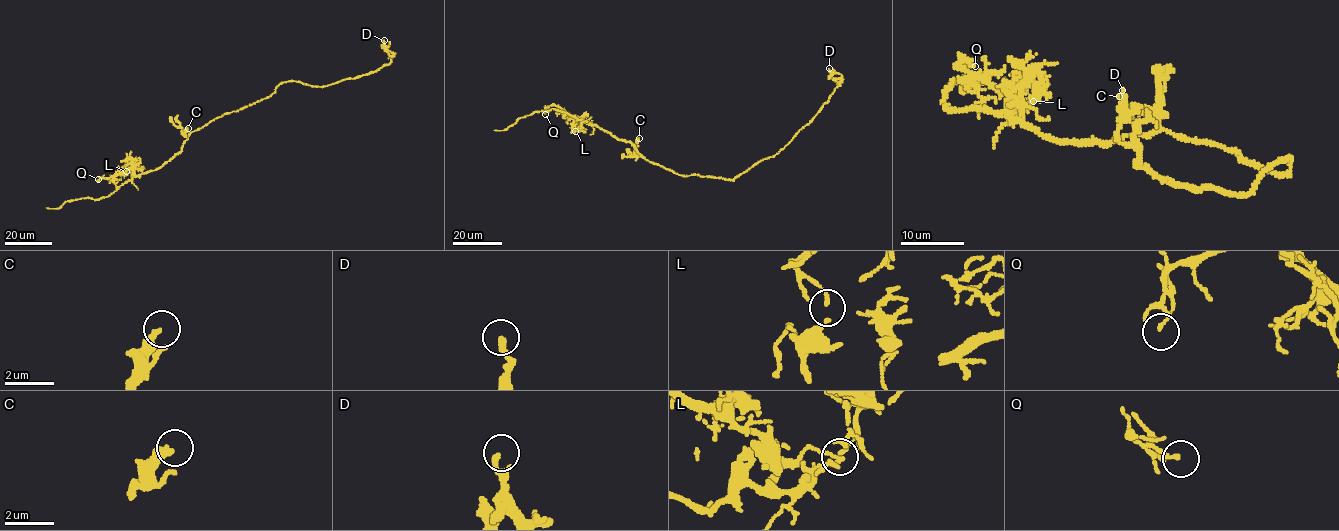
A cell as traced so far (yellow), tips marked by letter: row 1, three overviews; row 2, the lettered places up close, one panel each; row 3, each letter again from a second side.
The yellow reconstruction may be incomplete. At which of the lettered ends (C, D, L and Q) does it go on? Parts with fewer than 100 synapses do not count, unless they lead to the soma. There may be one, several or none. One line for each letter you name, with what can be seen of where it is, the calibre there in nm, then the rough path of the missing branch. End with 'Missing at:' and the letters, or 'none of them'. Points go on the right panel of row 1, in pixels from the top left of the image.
Missing at: none of them

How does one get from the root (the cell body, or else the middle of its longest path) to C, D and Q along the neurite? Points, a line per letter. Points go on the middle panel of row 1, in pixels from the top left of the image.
C: (685, 176), (638, 156), (635, 145), (639, 138)
D: (685, 176), (733, 180), (761, 160), (777, 155), (810, 122), (840, 84), (841, 75), (829, 68)
Q: (685, 176), (649, 162), (629, 142), (618, 139), (583, 119), (573, 118), (555, 105), (546, 107), (545, 114)

